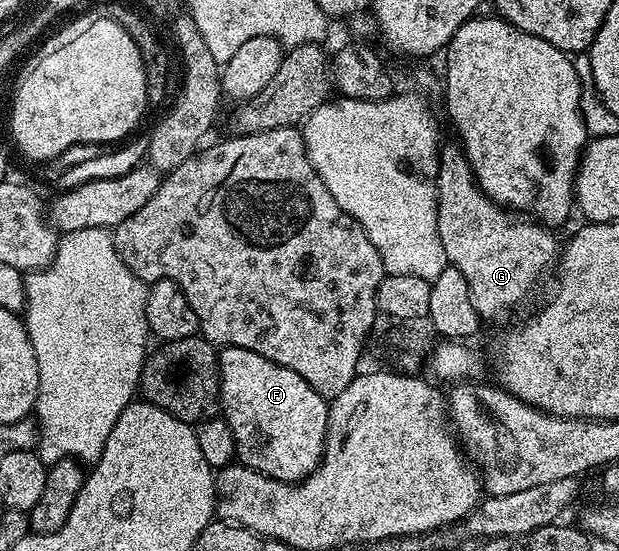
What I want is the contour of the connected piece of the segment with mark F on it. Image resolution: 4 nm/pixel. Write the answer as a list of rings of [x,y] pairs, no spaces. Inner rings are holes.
[[[224,346],[217,354],[221,376],[220,412],[235,435],[236,460],[276,481],[296,483],[317,470],[325,453],[330,402],[320,397],[295,371],[243,347]]]

